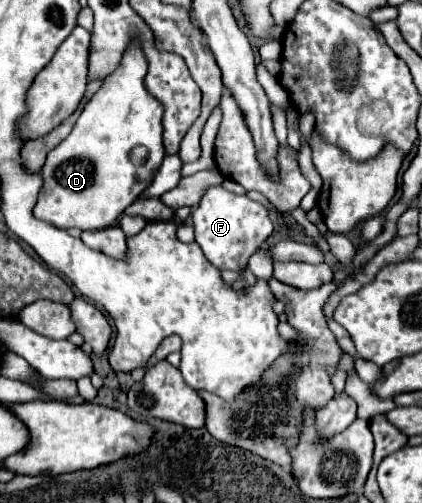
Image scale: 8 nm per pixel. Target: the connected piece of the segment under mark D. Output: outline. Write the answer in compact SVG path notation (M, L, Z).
M135 43L125 51L119 69L111 75L103 87L91 97L91 101L81 111L79 119L73 125L73 131L65 141L61 141L49 155L41 169L43 187L39 191L37 205L33 215L41 221L47 221L59 229L79 227L81 231L95 231L115 225L121 213L139 197L139 193L153 181L155 171L159 169L165 149L163 149L163 125L161 115L163 107L151 97L143 87L143 77L147 73L147 59Z

